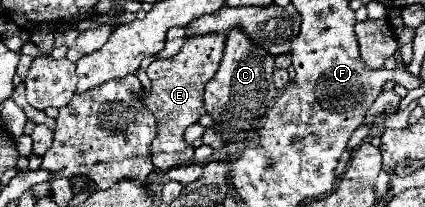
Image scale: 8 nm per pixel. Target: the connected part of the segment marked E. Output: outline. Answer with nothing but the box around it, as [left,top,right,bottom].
[143,35,225,169]

